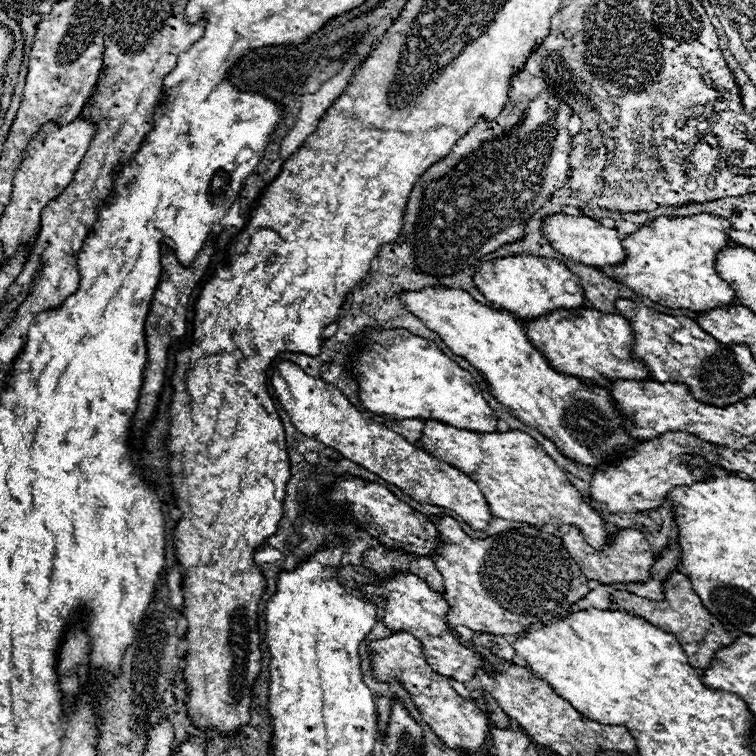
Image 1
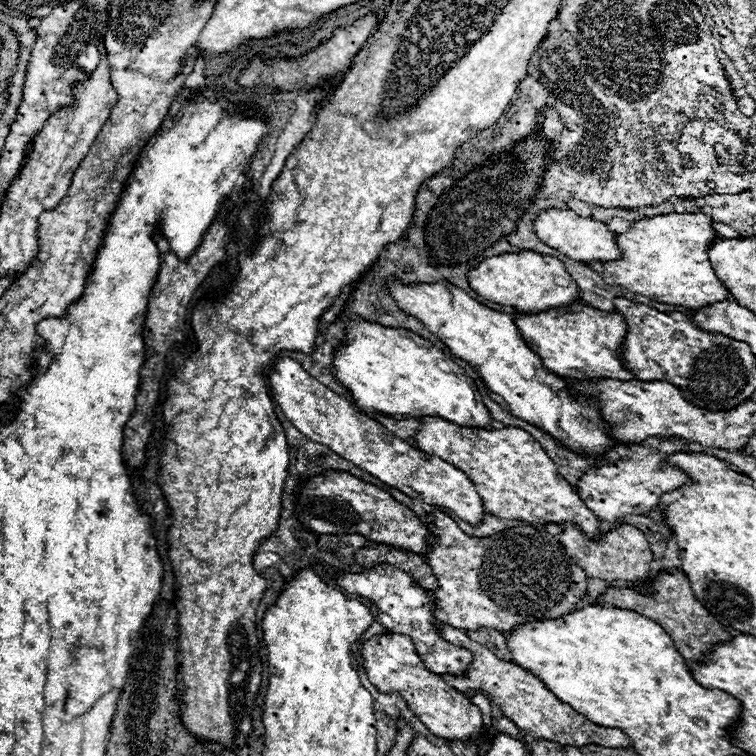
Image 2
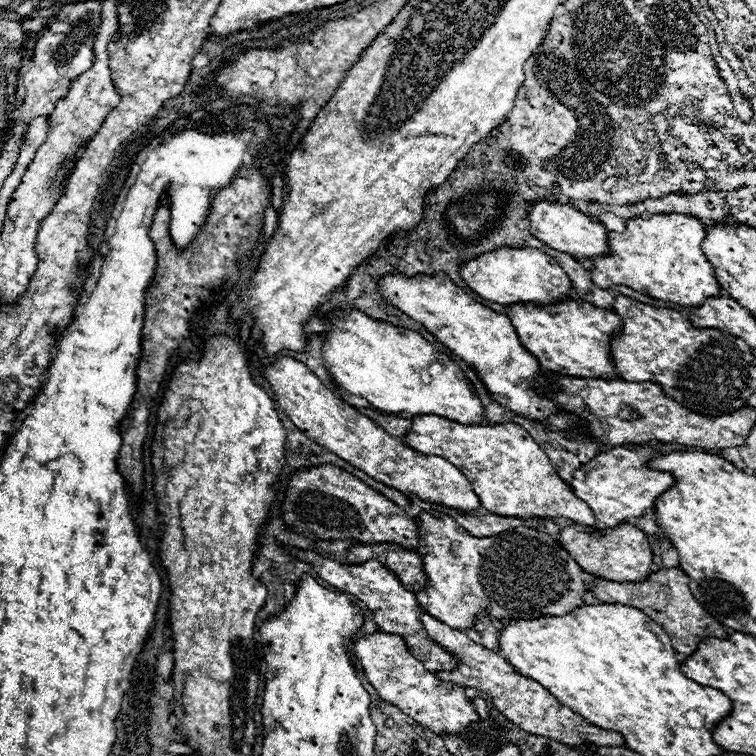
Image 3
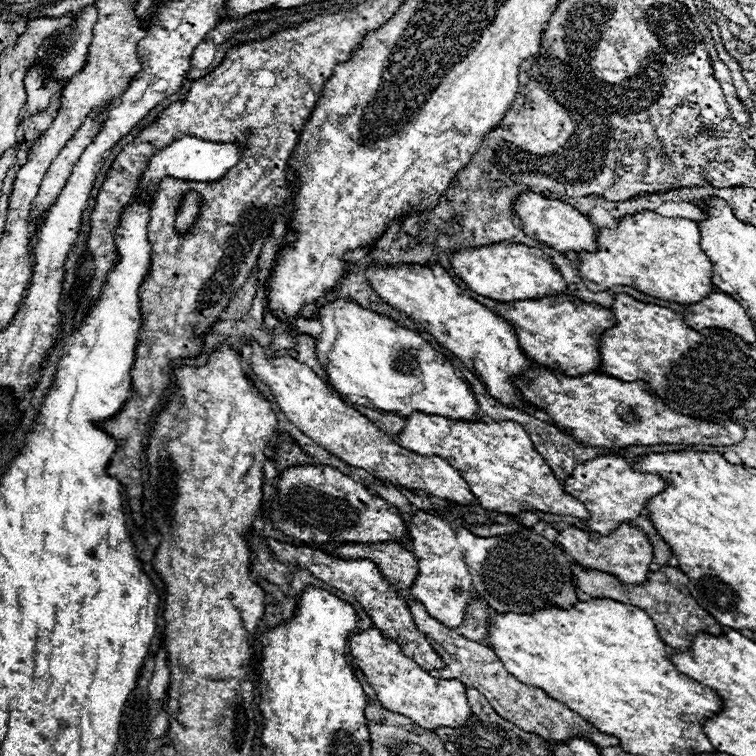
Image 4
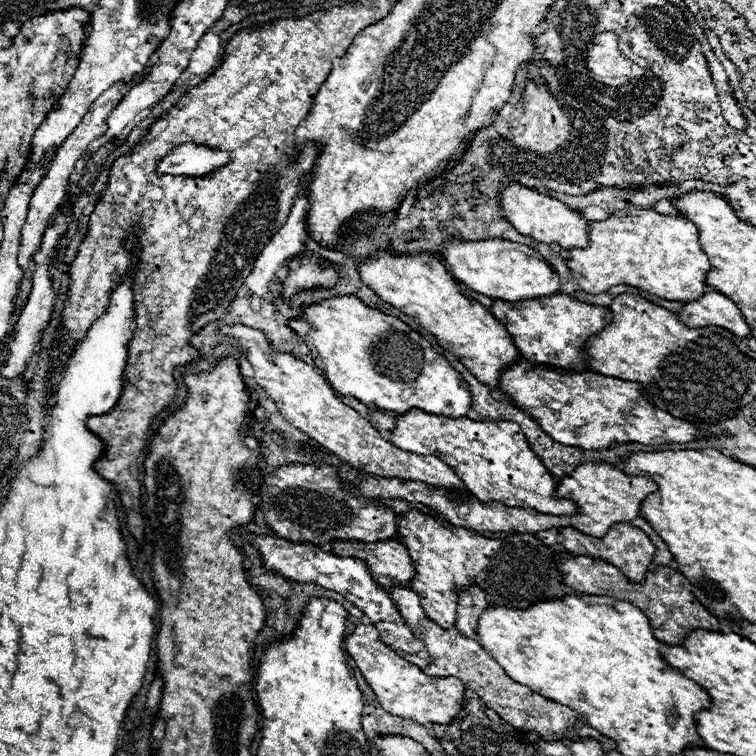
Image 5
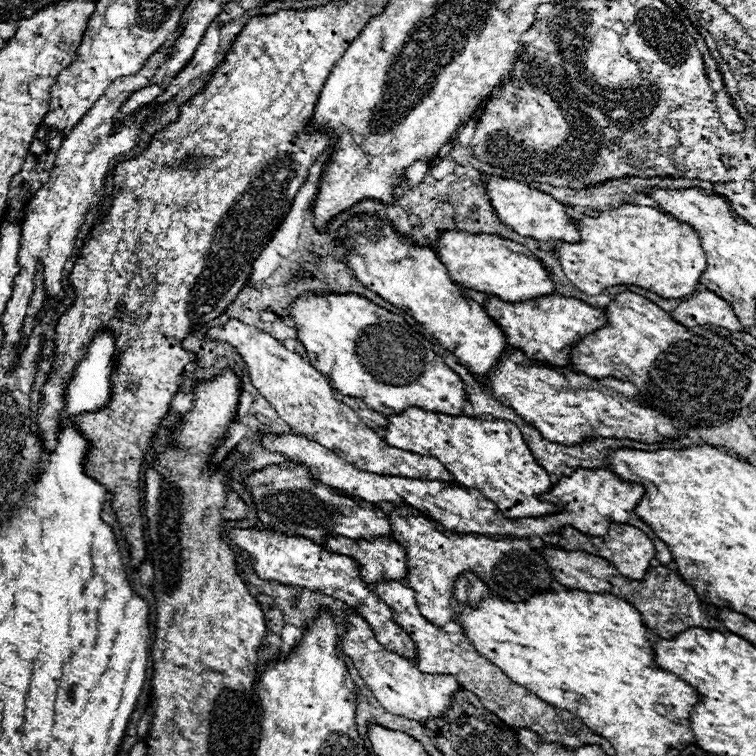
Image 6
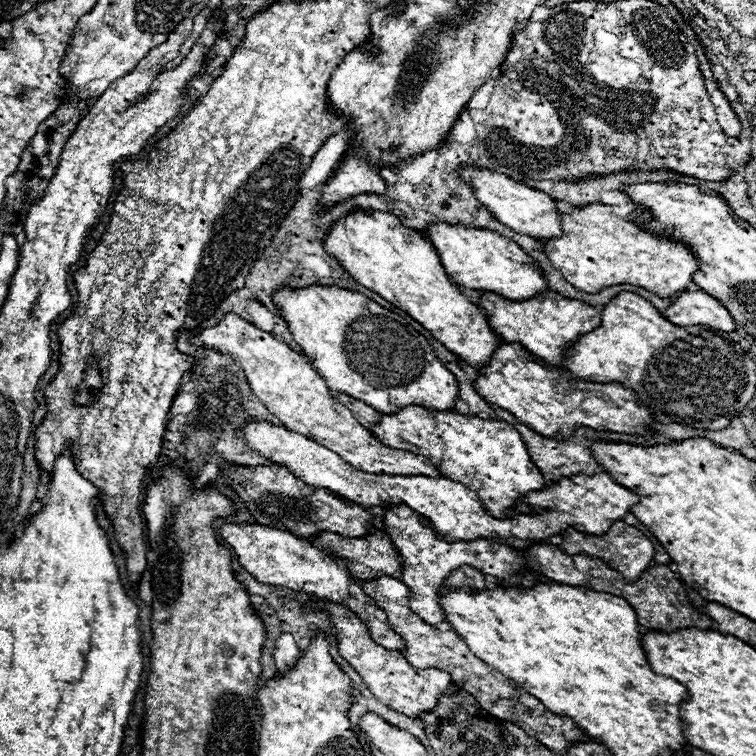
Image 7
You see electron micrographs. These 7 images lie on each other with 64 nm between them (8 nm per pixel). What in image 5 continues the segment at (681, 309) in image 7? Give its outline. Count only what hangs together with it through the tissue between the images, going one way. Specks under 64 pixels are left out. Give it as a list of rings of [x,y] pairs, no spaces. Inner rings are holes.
[[[716,290],[706,292],[698,300],[686,302],[684,308],[678,310],[678,320],[688,328],[722,326],[740,338],[750,338],[748,324],[736,304]]]

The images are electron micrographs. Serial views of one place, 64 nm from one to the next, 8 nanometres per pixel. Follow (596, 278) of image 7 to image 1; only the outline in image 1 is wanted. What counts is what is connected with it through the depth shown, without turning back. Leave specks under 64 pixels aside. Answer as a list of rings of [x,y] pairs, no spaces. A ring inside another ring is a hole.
[[[696,214],[686,218],[660,216],[650,224],[642,224],[636,232],[622,240],[626,260],[612,266],[614,280],[668,308],[706,312],[714,306],[736,304],[738,300],[734,290],[718,276],[714,268],[714,254],[730,242],[726,234],[728,228],[728,220],[712,214]]]

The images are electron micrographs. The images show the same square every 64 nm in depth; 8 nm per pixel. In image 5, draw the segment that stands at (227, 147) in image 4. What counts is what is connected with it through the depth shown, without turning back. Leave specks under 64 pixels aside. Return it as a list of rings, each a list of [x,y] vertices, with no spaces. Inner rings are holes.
[[[182,144],[174,148],[170,156],[158,162],[158,174],[202,176],[228,162],[230,158],[222,150],[210,150],[206,146],[196,146],[196,144]]]

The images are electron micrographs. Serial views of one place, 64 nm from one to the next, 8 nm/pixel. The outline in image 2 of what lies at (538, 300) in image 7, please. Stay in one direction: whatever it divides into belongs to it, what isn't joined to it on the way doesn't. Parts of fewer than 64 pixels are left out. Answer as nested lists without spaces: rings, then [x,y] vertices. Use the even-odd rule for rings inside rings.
[[[572,302],[568,306],[550,308],[538,314],[524,314],[514,310],[512,320],[520,328],[520,336],[528,344],[528,348],[532,348],[540,356],[544,368],[562,378],[634,378],[634,374],[622,366],[620,346],[626,336],[626,322],[616,312],[604,312],[588,304]],[[576,308],[582,310],[578,312]]]

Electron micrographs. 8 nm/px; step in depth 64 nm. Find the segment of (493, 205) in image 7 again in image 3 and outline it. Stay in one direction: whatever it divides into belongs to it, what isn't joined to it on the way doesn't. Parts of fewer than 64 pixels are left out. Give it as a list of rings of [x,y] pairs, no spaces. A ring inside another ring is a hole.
[[[536,202],[528,210],[528,222],[530,222],[530,234],[538,240],[542,240],[546,246],[568,252],[572,258],[592,258],[600,254],[608,254],[608,242],[606,242],[606,228],[598,224],[594,218],[584,216],[580,210],[576,210],[570,204],[556,204],[556,202]]]

